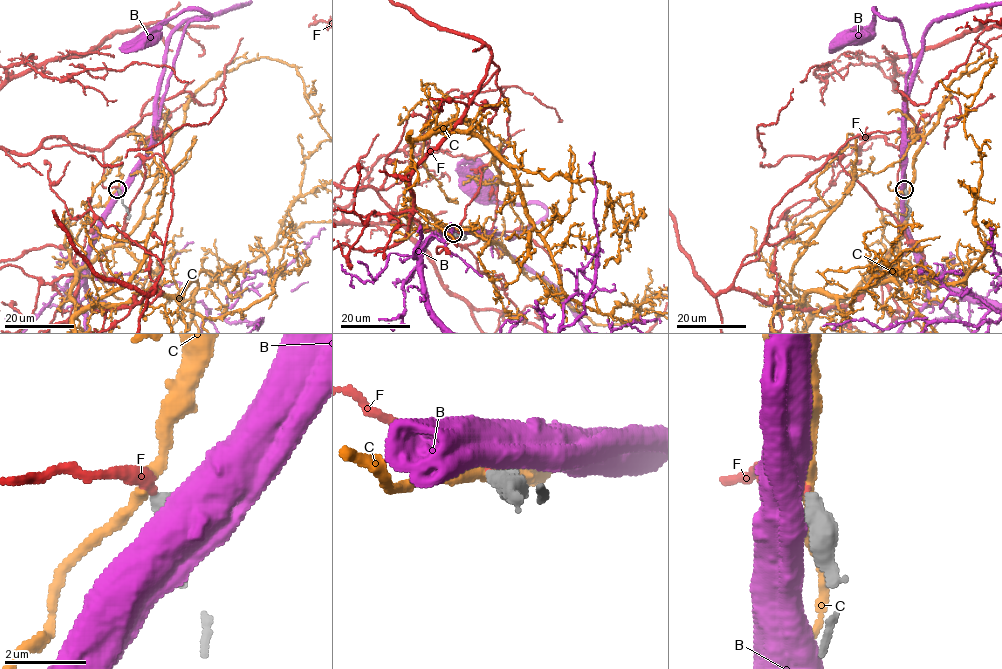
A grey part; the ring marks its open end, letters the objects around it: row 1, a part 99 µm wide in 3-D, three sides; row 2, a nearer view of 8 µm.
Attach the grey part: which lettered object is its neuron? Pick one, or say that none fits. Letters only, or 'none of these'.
F

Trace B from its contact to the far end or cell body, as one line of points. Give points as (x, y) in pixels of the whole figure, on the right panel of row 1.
B: (904, 191), (904, 94), (910, 59), (903, 28), (898, 20), (881, 17), (874, 10), (874, 20), (853, 39)

